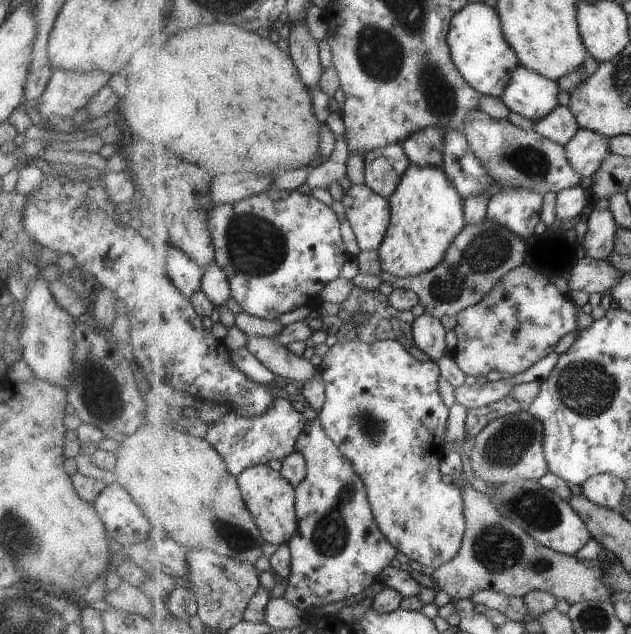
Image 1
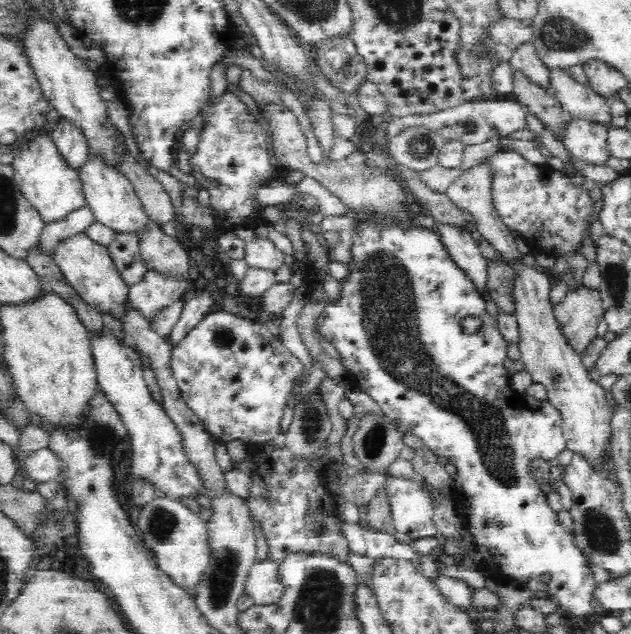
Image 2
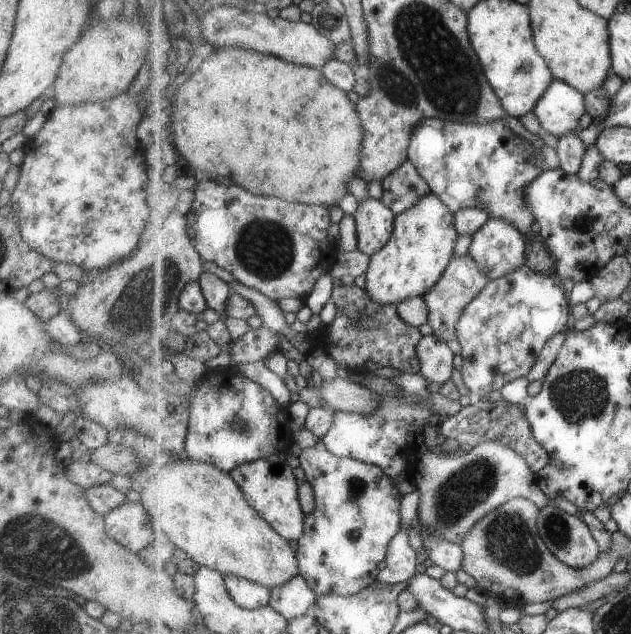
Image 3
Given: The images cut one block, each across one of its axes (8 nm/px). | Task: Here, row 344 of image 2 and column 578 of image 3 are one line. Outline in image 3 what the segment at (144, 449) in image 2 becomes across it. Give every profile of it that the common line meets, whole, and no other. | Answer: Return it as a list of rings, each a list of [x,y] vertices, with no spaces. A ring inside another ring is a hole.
[[[555,79],[548,88],[548,92],[541,97],[534,110],[542,122],[544,130],[555,135],[563,137],[566,134],[573,133],[579,128],[581,118],[588,112],[585,102],[585,95],[569,83]]]

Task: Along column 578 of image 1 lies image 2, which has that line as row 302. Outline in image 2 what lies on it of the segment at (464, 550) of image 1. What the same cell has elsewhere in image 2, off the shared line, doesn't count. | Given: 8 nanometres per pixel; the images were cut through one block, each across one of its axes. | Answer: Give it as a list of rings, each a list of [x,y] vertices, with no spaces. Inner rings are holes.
[[[580,284],[554,305],[553,313],[567,343],[580,355],[597,338],[598,322],[604,316],[599,289]]]

